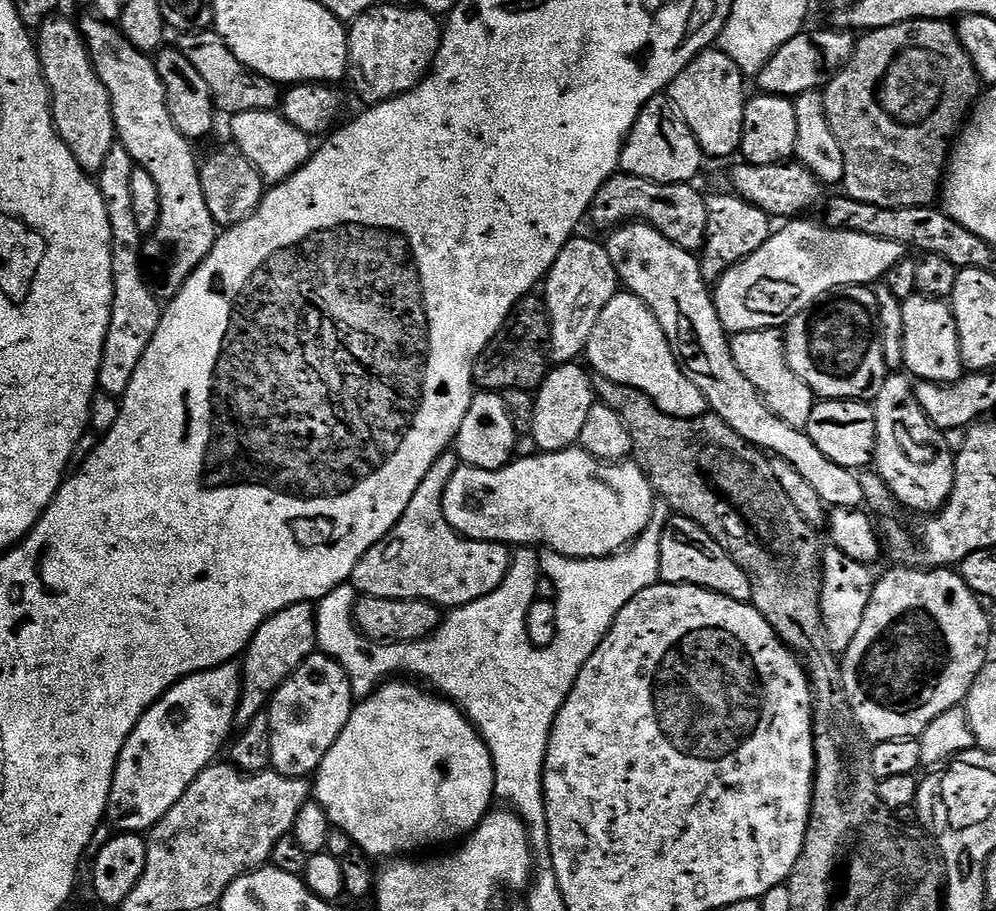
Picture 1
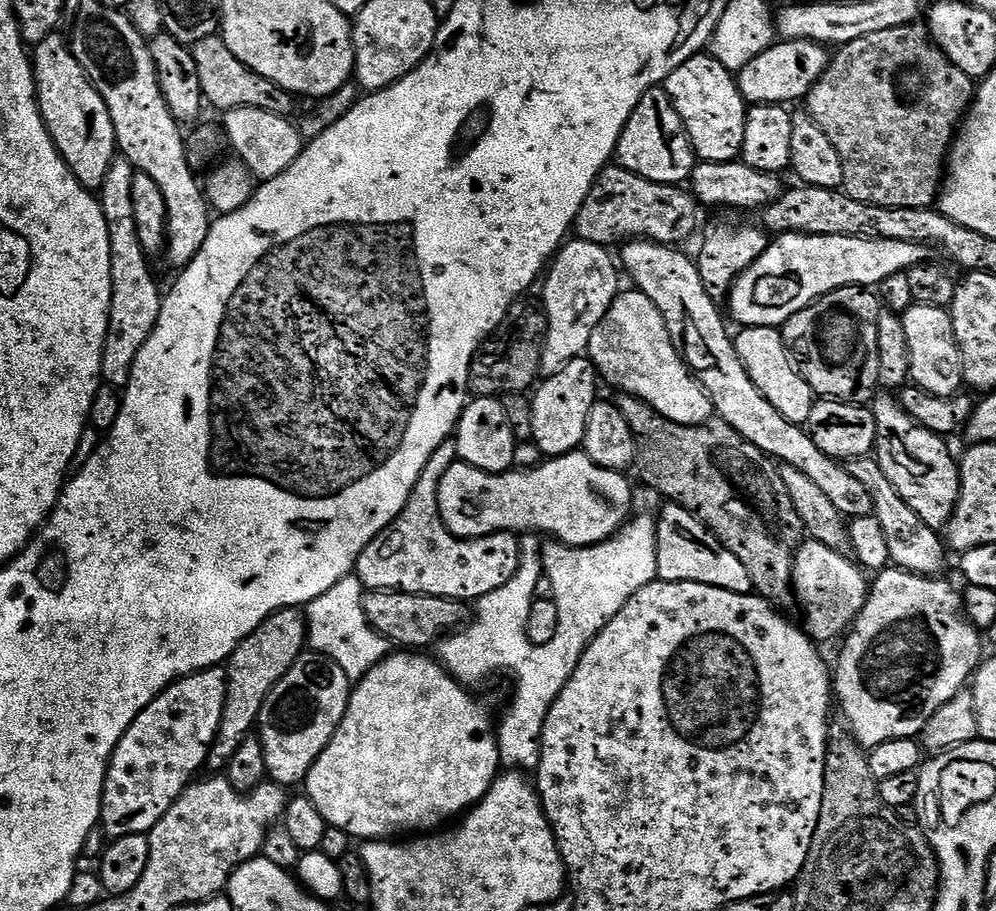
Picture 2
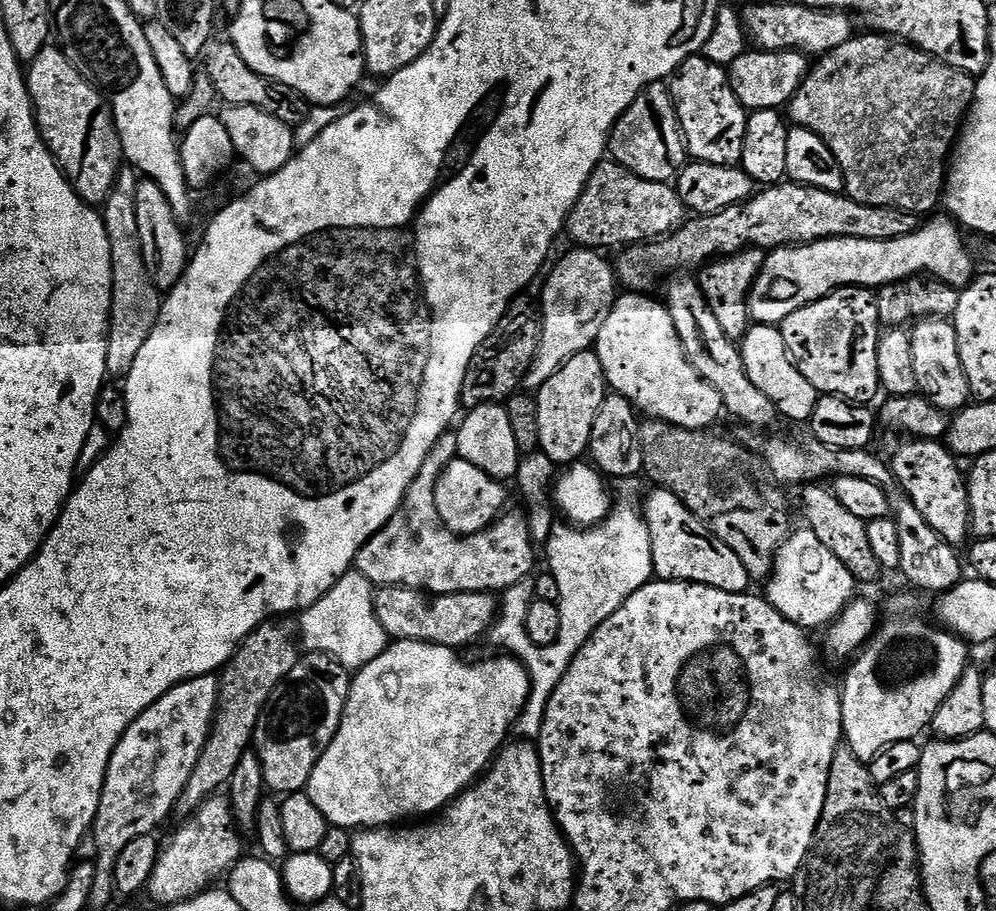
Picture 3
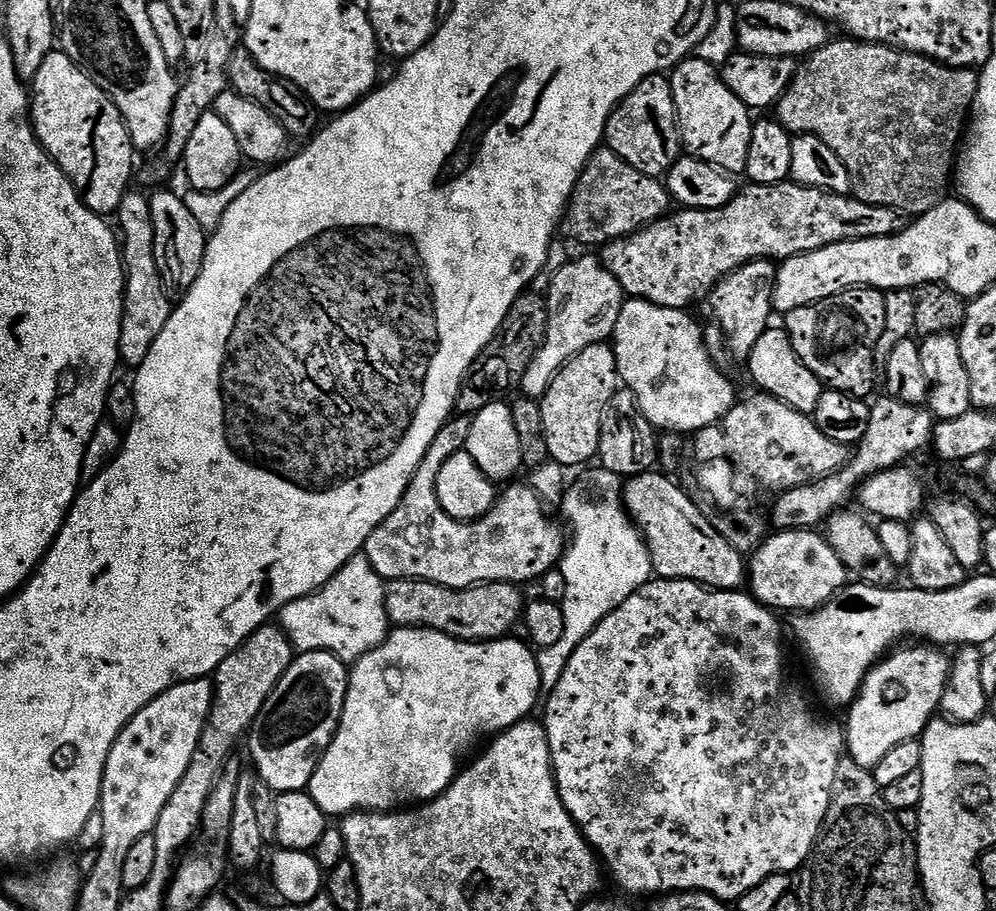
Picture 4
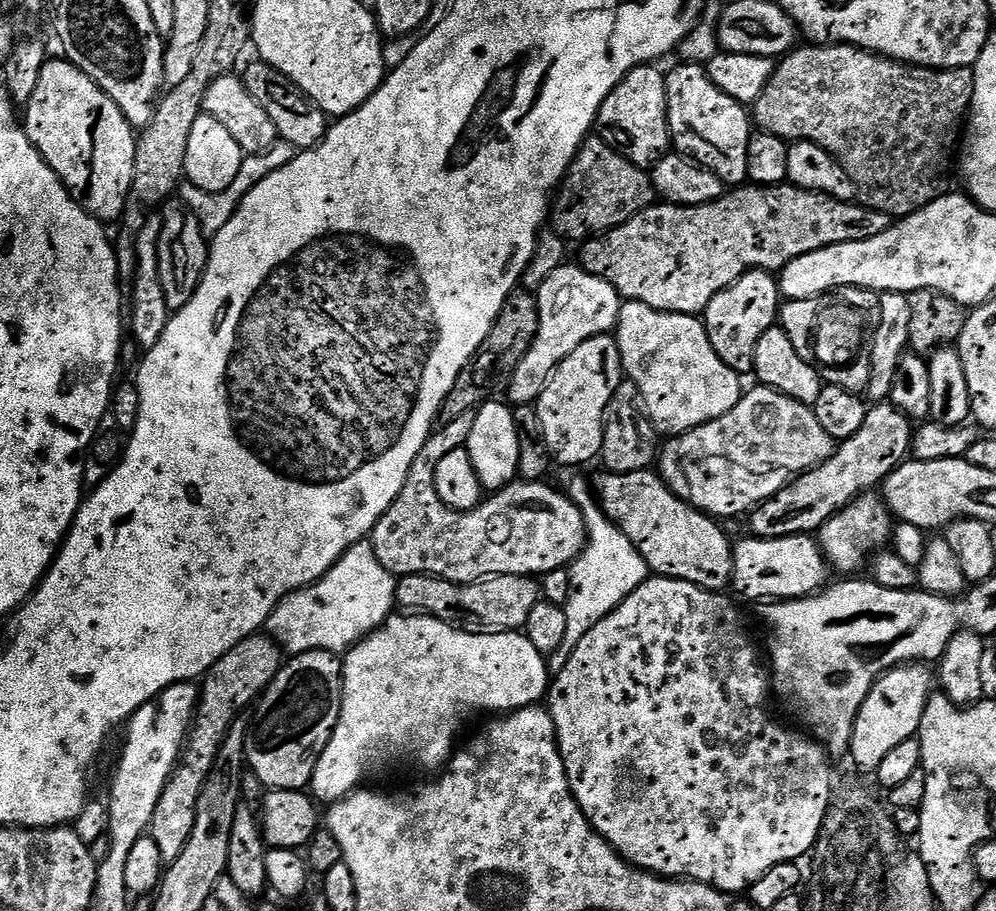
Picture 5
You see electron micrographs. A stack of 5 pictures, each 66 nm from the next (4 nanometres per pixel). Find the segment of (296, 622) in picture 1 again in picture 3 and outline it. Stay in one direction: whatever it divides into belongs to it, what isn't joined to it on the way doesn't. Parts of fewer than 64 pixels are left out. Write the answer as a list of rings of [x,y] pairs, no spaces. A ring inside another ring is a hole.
[[[273,618],[257,626],[236,649],[231,660],[219,673],[220,697],[216,703],[216,717],[208,735],[202,754],[198,754],[198,766],[190,774],[190,782],[182,790],[174,812],[180,818],[187,818],[201,808],[210,796],[221,791],[230,782],[242,754],[253,747],[256,738],[258,718],[270,698],[270,694],[294,670],[302,655],[298,643],[298,632],[287,624],[287,619]]]

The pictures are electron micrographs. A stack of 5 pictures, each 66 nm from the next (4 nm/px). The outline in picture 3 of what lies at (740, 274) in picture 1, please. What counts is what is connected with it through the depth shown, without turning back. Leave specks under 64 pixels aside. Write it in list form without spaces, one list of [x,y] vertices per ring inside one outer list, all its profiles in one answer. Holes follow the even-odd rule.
[[[936,214],[921,223],[906,238],[893,240],[817,240],[814,244],[797,244],[768,252],[766,262],[748,295],[748,314],[757,324],[779,326],[794,310],[829,296],[838,288],[859,286],[879,289],[881,284],[899,284],[910,276],[927,274],[945,280],[950,286],[965,289],[978,269],[964,245],[965,233],[956,220]]]

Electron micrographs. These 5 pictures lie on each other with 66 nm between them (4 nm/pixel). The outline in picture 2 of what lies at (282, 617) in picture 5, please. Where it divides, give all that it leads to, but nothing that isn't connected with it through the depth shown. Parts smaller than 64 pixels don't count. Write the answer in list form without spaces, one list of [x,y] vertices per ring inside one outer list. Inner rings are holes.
[[[355,574],[342,578],[326,594],[314,598],[306,606],[308,621],[307,647],[338,662],[346,670],[349,681],[359,682],[390,655],[387,636],[378,635],[370,626],[364,609],[365,587]],[[389,648],[389,649],[388,649]]]

